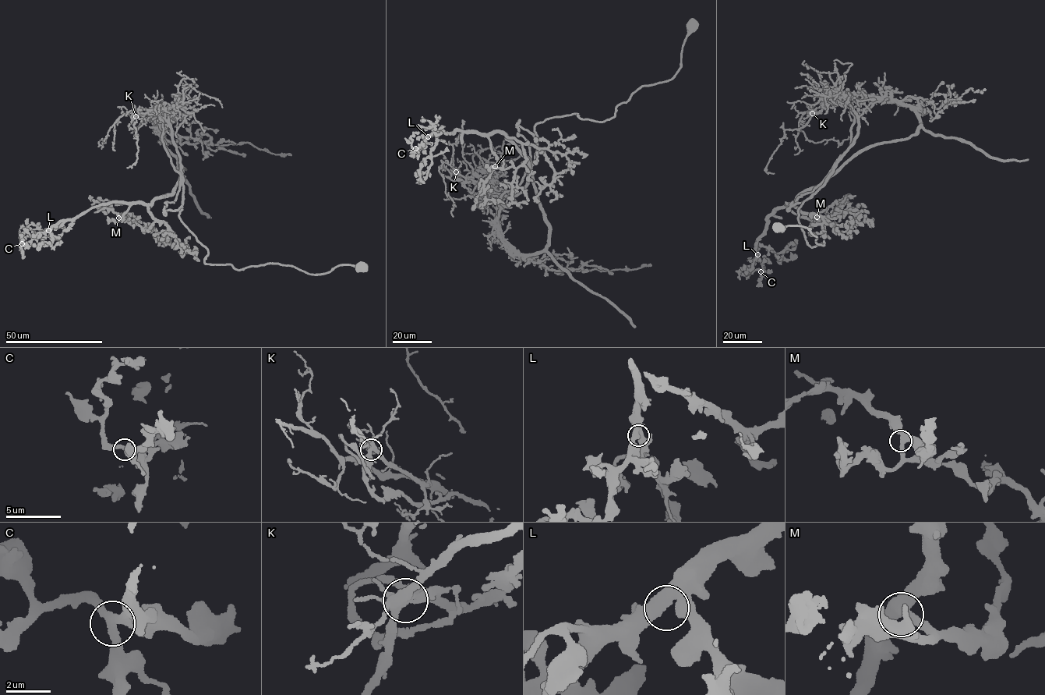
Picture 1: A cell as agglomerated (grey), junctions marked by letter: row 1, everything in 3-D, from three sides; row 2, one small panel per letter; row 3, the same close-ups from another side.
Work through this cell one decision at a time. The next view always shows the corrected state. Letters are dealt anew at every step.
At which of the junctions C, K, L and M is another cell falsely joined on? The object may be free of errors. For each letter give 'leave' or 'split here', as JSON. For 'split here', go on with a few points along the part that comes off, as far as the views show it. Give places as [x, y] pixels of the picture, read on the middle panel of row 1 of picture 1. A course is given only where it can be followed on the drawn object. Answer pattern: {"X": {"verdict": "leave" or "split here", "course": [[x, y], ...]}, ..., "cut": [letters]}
{"C": {"verdict": "leave"}, "K": {"verdict": "split here", "course": [[456, 171], [499, 197], [518, 186], [535, 125], [605, 122], [642, 86], [669, 80], [693, 19]]}, "L": {"verdict": "leave"}, "M": {"verdict": "leave"}, "cut": ["K"]}

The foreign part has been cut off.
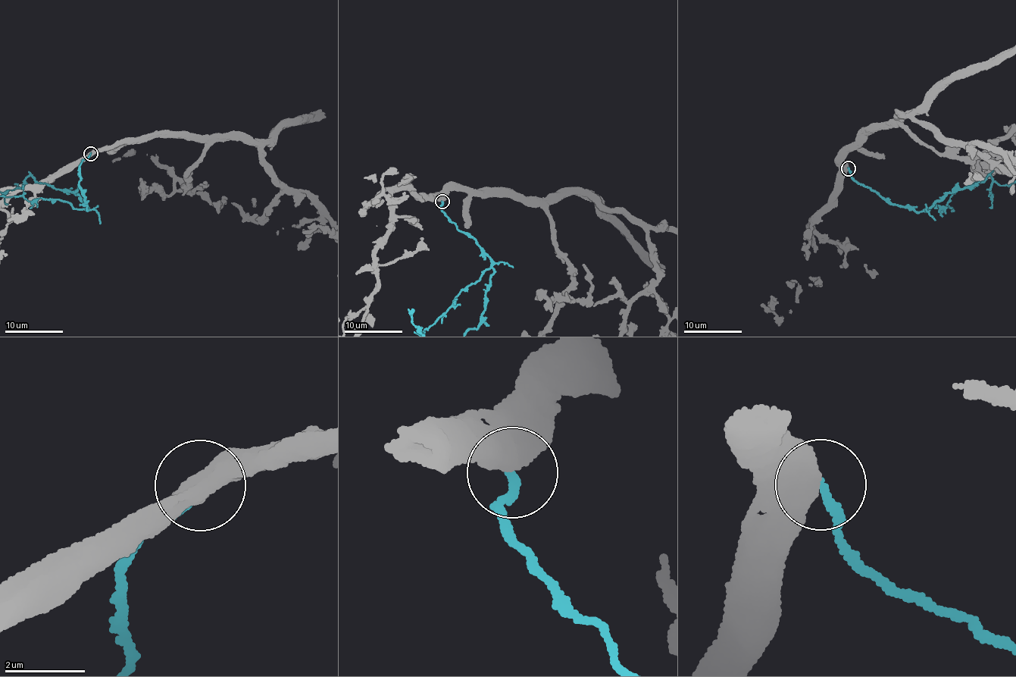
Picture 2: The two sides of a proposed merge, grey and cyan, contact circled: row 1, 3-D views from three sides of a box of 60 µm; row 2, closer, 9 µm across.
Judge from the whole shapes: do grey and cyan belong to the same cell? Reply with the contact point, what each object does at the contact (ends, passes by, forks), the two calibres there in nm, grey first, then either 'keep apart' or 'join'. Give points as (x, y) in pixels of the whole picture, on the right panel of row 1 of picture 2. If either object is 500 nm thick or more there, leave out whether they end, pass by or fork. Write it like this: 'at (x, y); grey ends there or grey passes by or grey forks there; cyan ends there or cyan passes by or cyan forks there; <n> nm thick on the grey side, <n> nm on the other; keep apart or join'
at (848, 168); 700 nm thick on the grey side, 200 nm on the other; keep apart

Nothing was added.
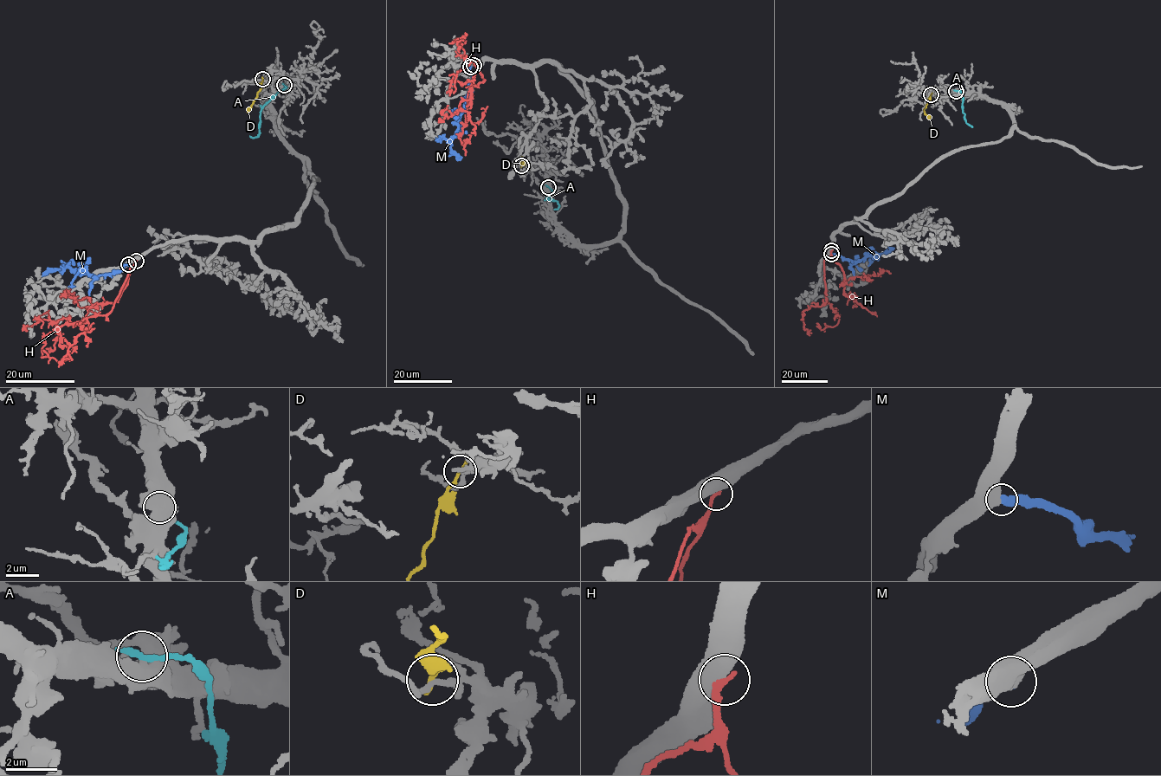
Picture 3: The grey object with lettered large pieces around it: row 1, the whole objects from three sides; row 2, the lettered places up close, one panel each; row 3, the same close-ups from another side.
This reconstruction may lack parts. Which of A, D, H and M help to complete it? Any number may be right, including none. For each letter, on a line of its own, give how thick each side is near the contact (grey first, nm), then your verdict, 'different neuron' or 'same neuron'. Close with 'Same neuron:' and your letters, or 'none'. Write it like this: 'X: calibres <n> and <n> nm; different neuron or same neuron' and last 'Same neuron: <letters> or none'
A: calibres 650 and 280 nm; different neuron
D: calibres 240 and 240 nm; different neuron
H: calibres 550 and 280 nm; different neuron
M: calibres 700 and 480 nm; same neuron
Same neuron: M

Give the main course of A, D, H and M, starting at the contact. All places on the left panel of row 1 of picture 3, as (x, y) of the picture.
A: (284, 85), (286, 87), (261, 110), (258, 136), (249, 135)
D: (262, 80), (261, 88), (247, 111)
H: (136, 261), (112, 310), (64, 324), (43, 337), (41, 357), (48, 356), (58, 362), (66, 359), (68, 352)
M: (128, 265), (114, 273), (93, 277), (83, 269), (64, 268), (51, 268), (42, 276)

